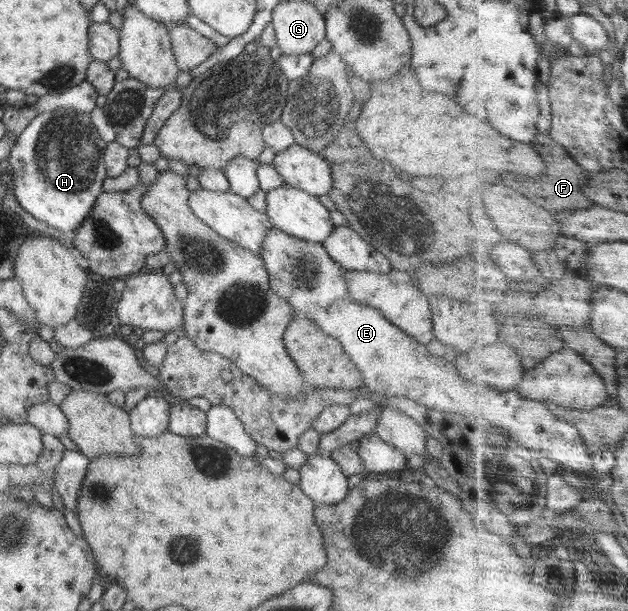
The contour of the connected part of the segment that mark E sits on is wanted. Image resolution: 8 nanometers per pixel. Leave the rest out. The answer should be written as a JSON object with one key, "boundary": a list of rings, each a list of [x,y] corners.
{"boundary":[[[274,228],[264,238],[264,253],[261,258],[269,275],[270,289],[288,300],[297,317],[311,319],[324,333],[334,336],[342,344],[348,357],[362,372],[363,388],[381,395],[407,397],[417,404],[438,411],[444,410],[446,413],[459,413],[478,420],[489,419],[493,424],[510,431],[514,441],[520,445],[547,455],[561,468],[572,471],[576,476],[584,480],[595,480],[598,477],[592,455],[588,453],[588,446],[584,442],[579,426],[572,425],[572,422],[560,417],[559,414],[550,410],[546,403],[522,397],[518,391],[501,392],[500,389],[490,387],[489,383],[482,385],[482,383],[464,381],[452,362],[430,353],[425,344],[398,329],[377,309],[354,301],[347,290],[344,279],[345,269],[326,254],[320,243],[302,241],[285,231]]]}

